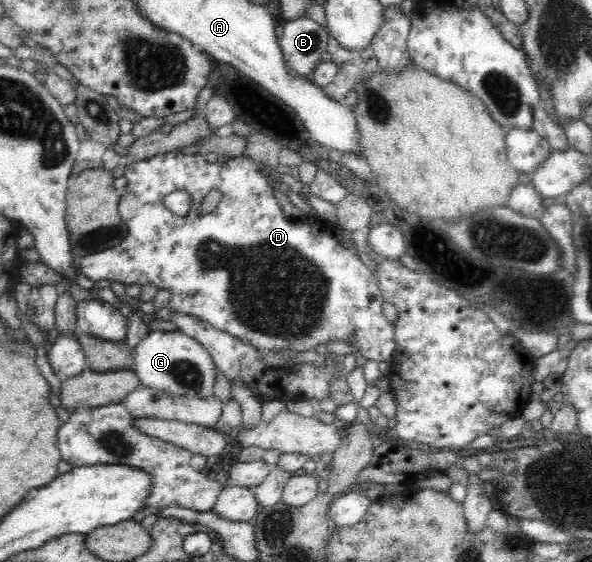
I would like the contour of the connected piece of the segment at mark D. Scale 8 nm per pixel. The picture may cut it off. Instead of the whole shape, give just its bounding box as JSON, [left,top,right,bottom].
[78,150,395,363]

